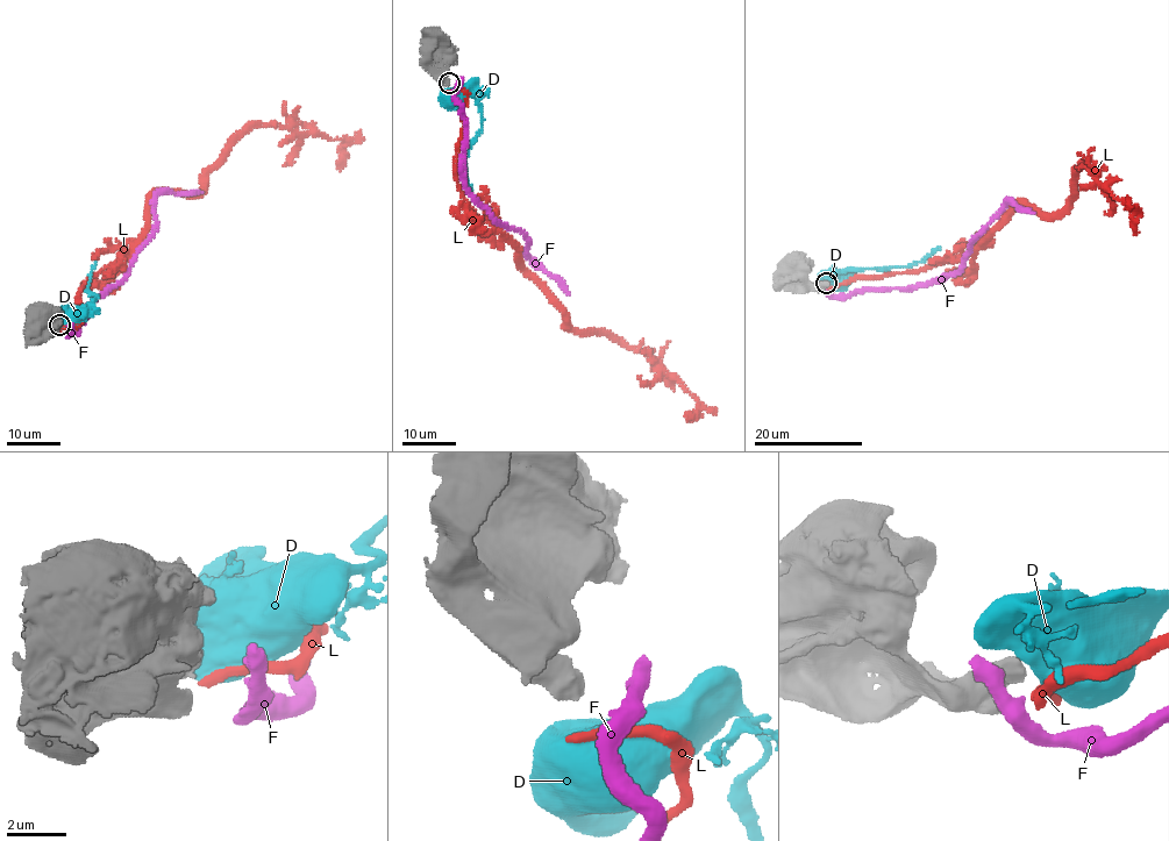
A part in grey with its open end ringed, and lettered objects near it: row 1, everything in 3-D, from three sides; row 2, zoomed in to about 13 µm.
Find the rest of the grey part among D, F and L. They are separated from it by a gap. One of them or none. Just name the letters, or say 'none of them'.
none of them

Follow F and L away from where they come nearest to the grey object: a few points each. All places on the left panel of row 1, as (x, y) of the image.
F: (68, 325), (70, 335), (76, 333), (91, 305), (127, 273), (151, 232), (154, 198), (158, 193), (201, 192)
L: (63, 327), (79, 322), (86, 282), (136, 244), (150, 198), (198, 192), (255, 126), (341, 139), (340, 170)

